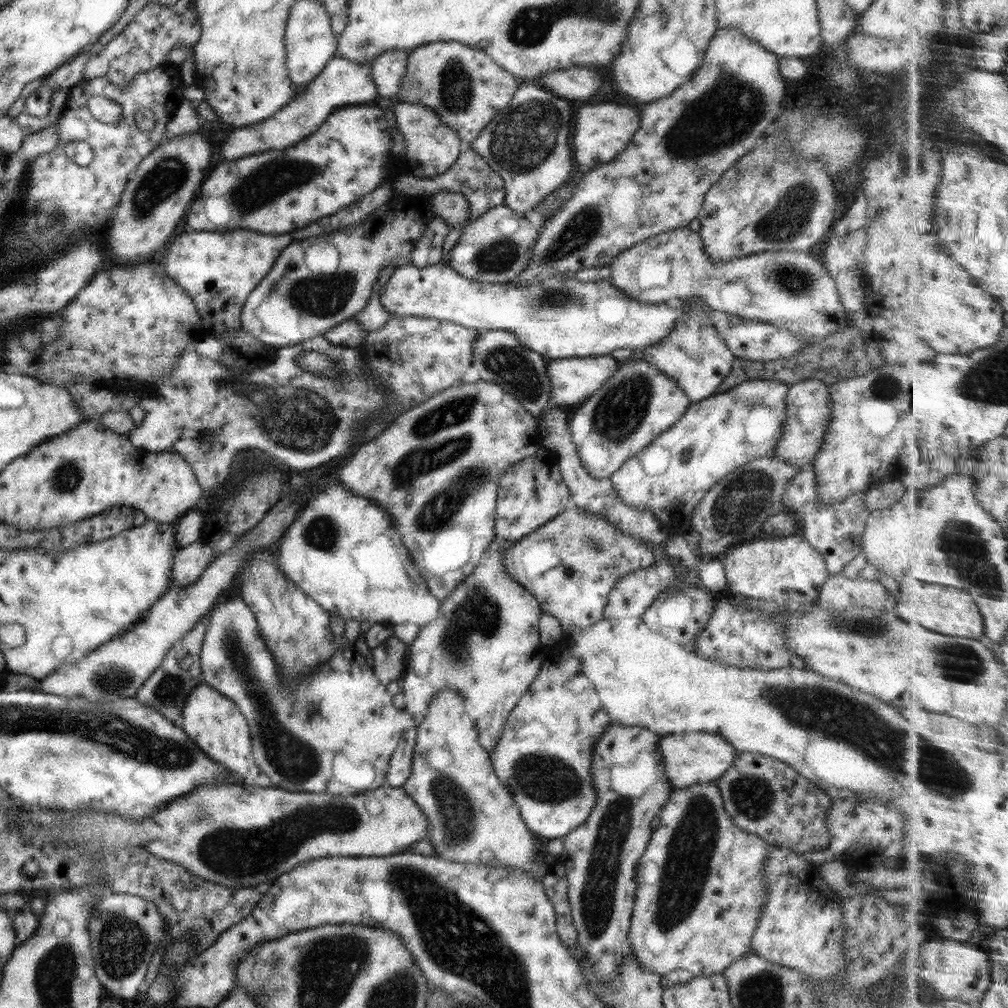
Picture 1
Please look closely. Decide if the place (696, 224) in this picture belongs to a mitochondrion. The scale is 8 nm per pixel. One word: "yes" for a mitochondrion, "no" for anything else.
no

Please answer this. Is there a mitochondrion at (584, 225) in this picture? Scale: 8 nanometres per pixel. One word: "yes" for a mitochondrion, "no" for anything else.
yes

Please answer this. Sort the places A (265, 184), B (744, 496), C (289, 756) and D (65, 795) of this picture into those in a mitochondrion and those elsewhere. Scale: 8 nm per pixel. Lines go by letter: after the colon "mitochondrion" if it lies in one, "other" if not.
A: mitochondrion
B: mitochondrion
C: mitochondrion
D: other

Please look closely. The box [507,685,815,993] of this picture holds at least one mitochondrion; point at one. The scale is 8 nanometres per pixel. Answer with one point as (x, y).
(689, 853)

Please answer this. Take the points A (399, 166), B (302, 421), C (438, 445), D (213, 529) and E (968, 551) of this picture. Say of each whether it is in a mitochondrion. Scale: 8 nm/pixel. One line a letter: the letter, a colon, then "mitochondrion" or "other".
A: other
B: mitochondrion
C: mitochondrion
D: other
E: mitochondrion

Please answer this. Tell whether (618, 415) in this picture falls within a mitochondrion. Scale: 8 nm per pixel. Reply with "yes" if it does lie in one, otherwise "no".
yes

